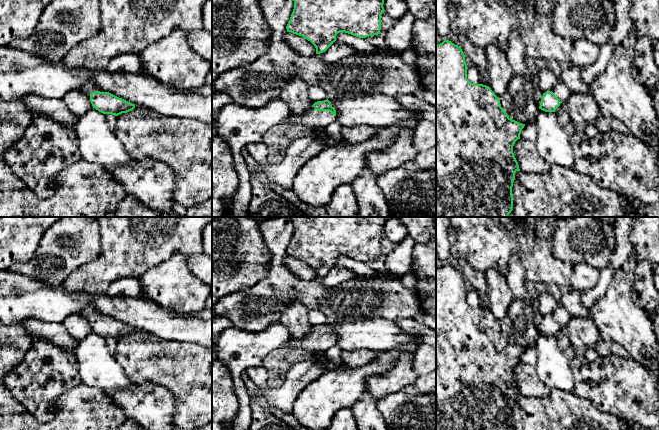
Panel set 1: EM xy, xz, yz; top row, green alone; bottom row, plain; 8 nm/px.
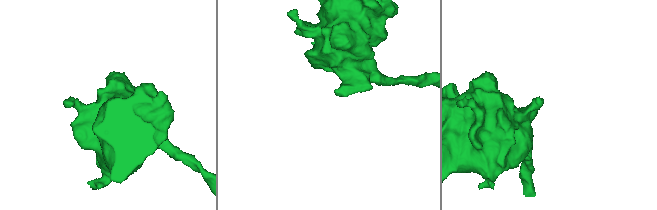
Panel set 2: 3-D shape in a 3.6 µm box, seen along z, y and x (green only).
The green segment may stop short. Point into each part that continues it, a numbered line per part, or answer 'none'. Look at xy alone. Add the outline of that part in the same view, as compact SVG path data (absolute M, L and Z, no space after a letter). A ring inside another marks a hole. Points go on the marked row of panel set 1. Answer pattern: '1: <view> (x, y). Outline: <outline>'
1: xy (87, 88). Outline: M93 82L85 83L77 90L84 92L89 97L91 96L92 92L96 92L96 91L102 92Z

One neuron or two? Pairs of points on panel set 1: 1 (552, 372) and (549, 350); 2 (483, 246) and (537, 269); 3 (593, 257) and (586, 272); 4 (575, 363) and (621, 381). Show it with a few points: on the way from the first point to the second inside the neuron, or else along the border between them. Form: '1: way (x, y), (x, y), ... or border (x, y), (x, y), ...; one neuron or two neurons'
1: way (552, 367), (549, 355); one neuron
2: way (497, 246), (517, 246), (526, 255); one neuron
3: border (573, 264), (586, 262), (599, 270); two neurons
4: way (586, 367), (600, 381), (610, 381); one neuron

